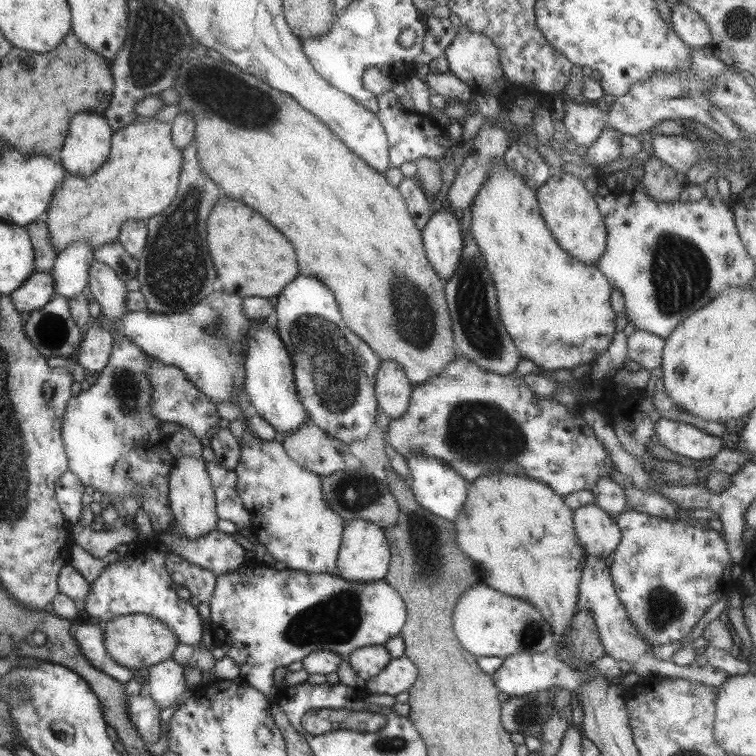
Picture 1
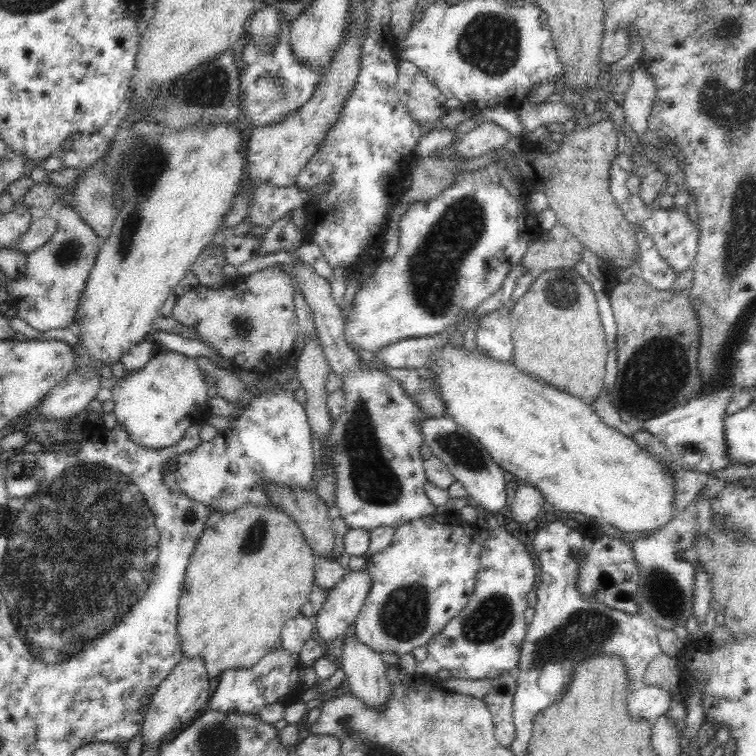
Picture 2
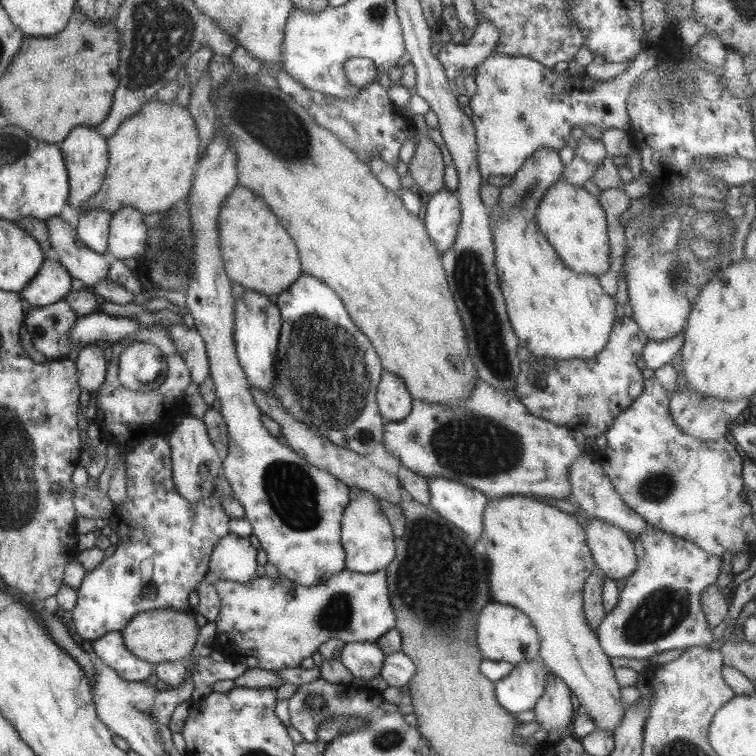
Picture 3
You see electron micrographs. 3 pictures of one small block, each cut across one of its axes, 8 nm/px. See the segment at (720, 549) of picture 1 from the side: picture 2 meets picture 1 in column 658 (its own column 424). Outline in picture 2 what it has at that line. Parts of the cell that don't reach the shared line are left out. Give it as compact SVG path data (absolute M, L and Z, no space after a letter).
M456 512L430 516L401 524L392 543L368 558L370 589L355 619L355 635L376 652L396 652L404 656L416 647L427 646L467 606L478 580L483 541L477 523L464 520Z

